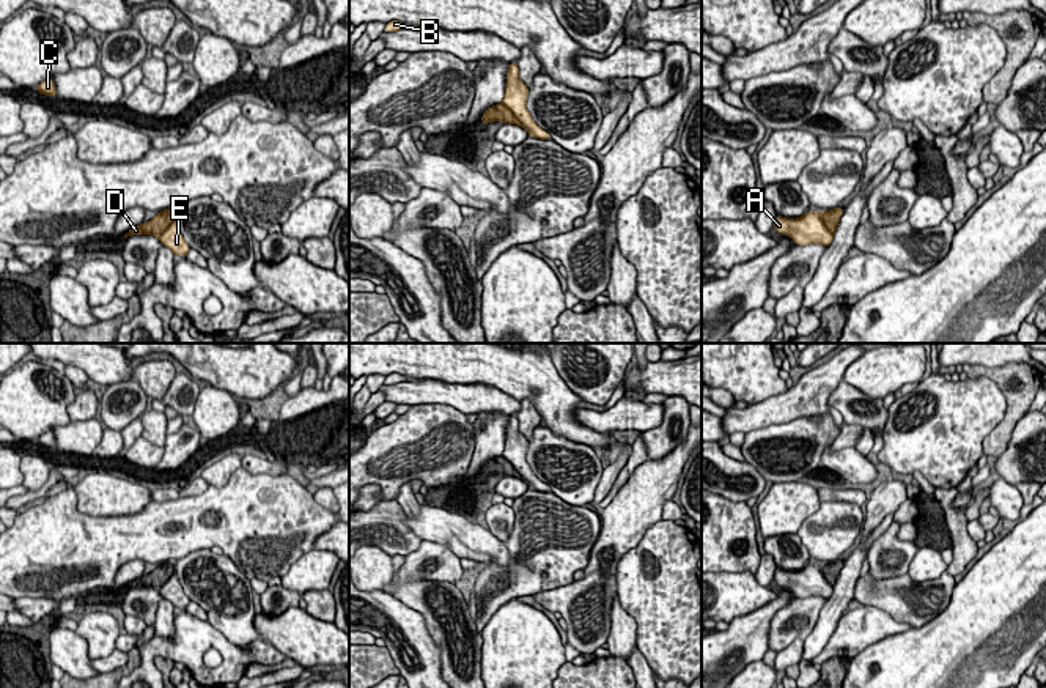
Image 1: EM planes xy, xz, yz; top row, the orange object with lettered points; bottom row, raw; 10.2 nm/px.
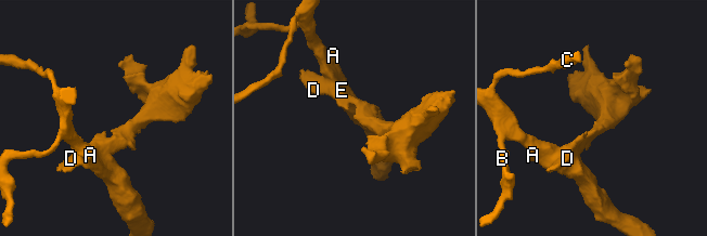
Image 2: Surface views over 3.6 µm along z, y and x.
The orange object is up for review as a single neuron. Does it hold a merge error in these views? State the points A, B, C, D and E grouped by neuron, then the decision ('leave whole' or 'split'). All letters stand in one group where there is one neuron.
groups A B C E / D; split

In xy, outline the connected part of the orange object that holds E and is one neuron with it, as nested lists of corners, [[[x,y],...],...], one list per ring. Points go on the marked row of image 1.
[[[171,222],[168,228],[159,236],[162,246],[168,247],[175,255],[186,258],[190,246],[184,241],[176,222]]]

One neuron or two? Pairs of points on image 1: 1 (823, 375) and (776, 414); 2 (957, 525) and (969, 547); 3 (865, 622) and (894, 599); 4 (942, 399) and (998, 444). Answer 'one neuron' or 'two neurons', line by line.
1: one neuron
2: one neuron
3: two neurons
4: two neurons

